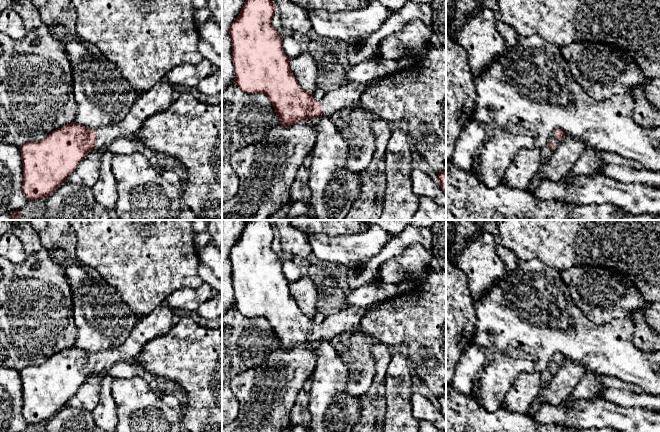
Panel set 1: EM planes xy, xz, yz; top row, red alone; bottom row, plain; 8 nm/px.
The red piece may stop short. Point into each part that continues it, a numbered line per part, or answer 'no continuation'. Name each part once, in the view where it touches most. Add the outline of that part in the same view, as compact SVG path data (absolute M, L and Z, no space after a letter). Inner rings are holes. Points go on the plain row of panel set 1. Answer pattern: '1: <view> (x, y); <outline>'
1: xy (159, 322); M161 304L150 314L139 317L138 323L122 345L97 354L96 372L105 373L111 366L122 361L134 363L149 340L169 332L174 314L175 311Z

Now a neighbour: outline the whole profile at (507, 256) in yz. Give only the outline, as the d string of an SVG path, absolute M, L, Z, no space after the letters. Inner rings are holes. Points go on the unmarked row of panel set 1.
M499 243L496 245L496 252L504 263L505 273L511 273L517 264L514 253Z

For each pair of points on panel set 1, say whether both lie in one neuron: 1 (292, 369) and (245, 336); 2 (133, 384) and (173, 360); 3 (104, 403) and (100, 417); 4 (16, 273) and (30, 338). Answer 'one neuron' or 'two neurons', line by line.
1: two neurons
2: two neurons
3: one neuron
4: one neuron

